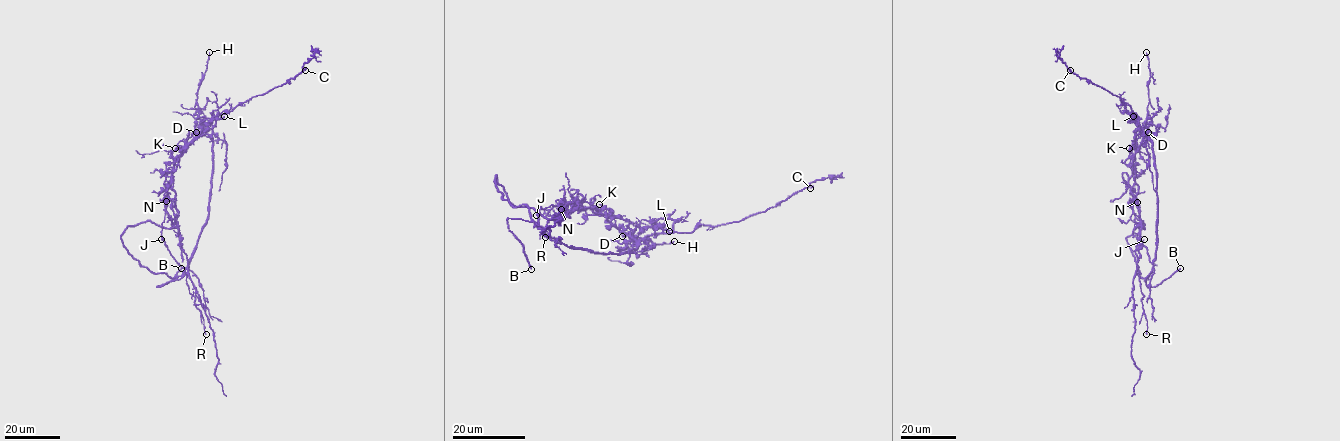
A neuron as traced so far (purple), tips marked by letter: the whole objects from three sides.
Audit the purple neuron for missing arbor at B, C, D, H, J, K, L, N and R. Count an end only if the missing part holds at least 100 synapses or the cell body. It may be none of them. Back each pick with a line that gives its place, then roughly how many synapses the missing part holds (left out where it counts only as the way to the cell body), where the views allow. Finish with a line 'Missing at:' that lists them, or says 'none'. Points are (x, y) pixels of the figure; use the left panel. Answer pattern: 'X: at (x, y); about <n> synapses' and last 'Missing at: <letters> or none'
B: at (181, 268)
Missing at: B

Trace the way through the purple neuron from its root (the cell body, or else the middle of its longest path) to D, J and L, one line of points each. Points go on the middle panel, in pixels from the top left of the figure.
D: (578, 209), (591, 208), (599, 211), (625, 234), (622, 236)
J: (578, 209), (565, 210), (565, 206), (558, 203), (544, 209), (540, 206), (536, 215)
L: (578, 209), (607, 209), (628, 221), (631, 229), (661, 227), (669, 231)

